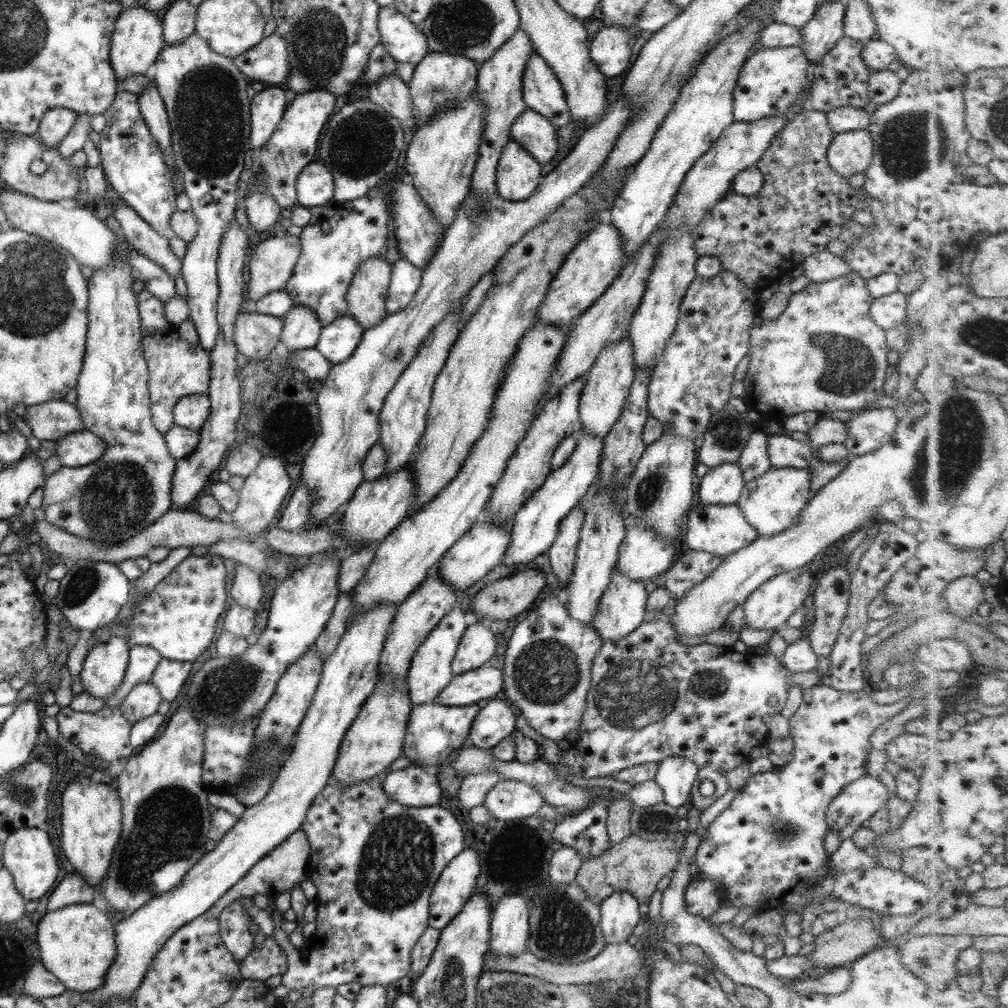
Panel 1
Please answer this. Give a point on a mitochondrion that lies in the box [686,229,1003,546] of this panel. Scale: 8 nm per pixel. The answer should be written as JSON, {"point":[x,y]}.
{"point":[960,439]}

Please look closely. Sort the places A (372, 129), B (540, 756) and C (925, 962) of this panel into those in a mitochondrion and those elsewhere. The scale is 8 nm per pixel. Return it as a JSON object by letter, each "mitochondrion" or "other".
{"A":"mitochondrion","B":"other","C":"mitochondrion"}

